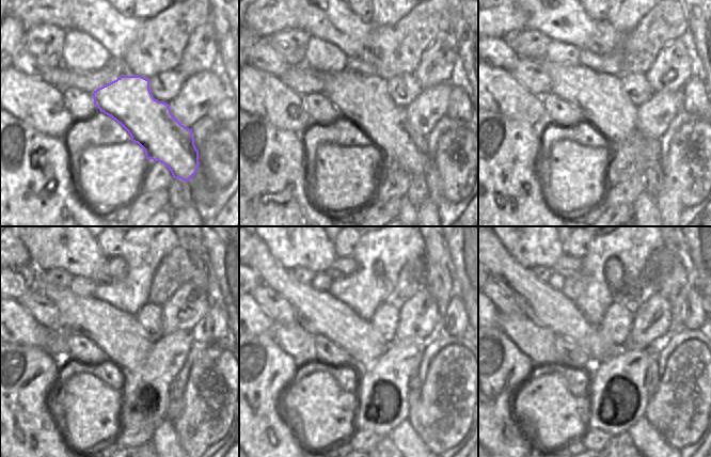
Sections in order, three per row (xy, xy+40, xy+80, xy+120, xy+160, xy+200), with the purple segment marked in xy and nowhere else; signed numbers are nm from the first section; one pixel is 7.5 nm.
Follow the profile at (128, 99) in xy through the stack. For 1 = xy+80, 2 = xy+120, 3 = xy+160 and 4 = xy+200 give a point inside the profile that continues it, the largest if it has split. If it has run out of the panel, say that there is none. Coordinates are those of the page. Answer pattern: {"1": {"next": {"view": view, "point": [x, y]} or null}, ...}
{"1": {"next": {"view": "xy+80", "point": [601, 97]}}, "2": {"next": {"view": "xy+120", "point": [119, 334]}}, "3": {"next": {"view": "xy+160", "point": [318, 313]}}, "4": {"next": {"view": "xy+200", "point": [548, 308]}}}

